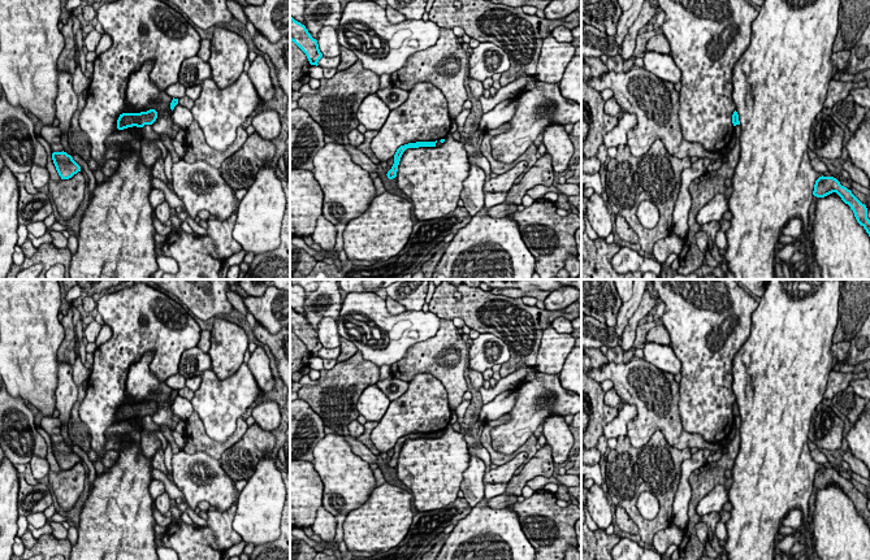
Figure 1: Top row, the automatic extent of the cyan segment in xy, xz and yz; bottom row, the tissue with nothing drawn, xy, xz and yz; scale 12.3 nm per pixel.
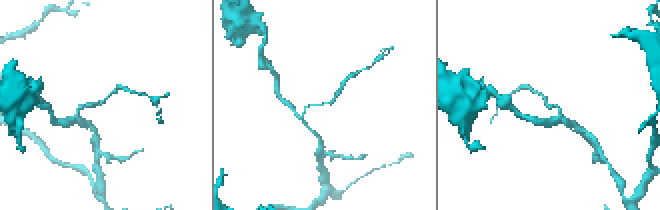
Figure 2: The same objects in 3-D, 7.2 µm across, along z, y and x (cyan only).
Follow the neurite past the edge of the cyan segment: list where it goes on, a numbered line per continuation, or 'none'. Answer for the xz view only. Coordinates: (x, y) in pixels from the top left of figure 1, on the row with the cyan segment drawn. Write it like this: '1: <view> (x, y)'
none

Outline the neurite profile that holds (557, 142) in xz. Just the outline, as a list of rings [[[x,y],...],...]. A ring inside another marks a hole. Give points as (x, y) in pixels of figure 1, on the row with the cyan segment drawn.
[[[550,123],[542,133],[542,143],[551,156],[554,173],[563,173],[570,168],[570,160],[575,152],[570,134],[564,126]]]

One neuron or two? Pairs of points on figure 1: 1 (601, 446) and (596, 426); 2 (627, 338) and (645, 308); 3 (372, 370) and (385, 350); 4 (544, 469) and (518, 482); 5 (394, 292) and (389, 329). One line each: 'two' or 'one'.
1: two
2: one
3: two
4: one
5: two

